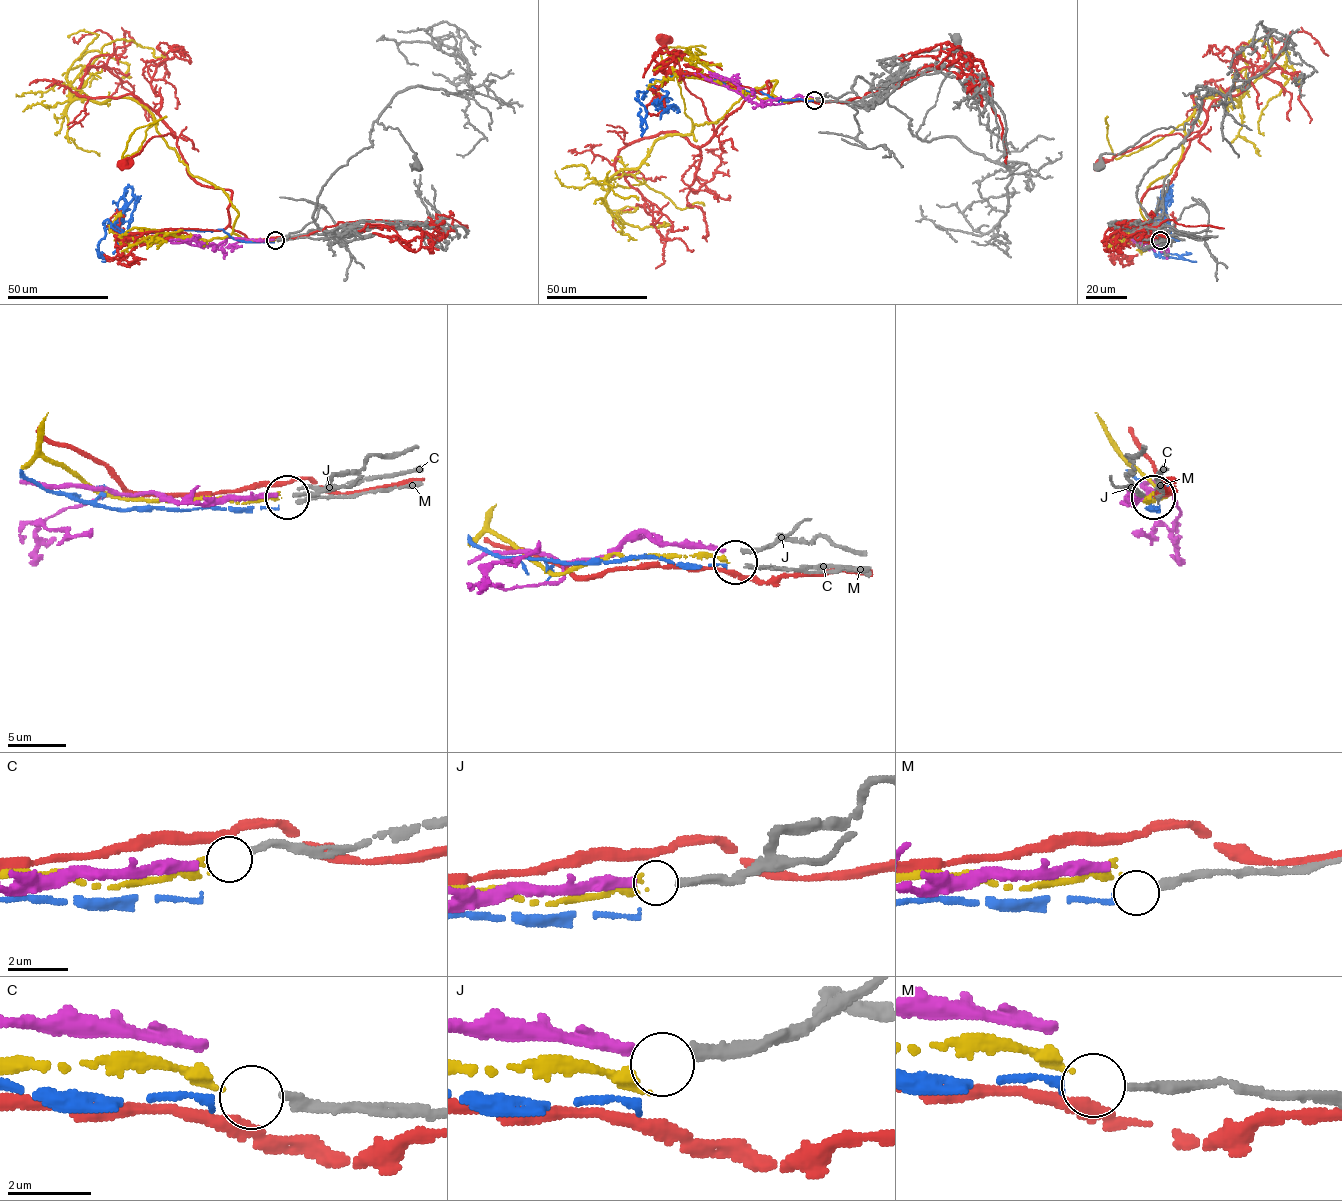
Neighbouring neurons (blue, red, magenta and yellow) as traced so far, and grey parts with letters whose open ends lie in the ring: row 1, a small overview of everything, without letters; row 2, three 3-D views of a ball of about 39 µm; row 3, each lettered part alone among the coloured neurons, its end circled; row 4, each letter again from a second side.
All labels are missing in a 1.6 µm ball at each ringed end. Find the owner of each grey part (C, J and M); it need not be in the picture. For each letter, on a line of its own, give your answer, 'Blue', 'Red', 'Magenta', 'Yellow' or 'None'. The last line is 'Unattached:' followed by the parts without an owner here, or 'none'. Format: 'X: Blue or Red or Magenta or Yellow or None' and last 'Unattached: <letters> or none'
C: Yellow
J: Magenta
M: None
Unattached: M

